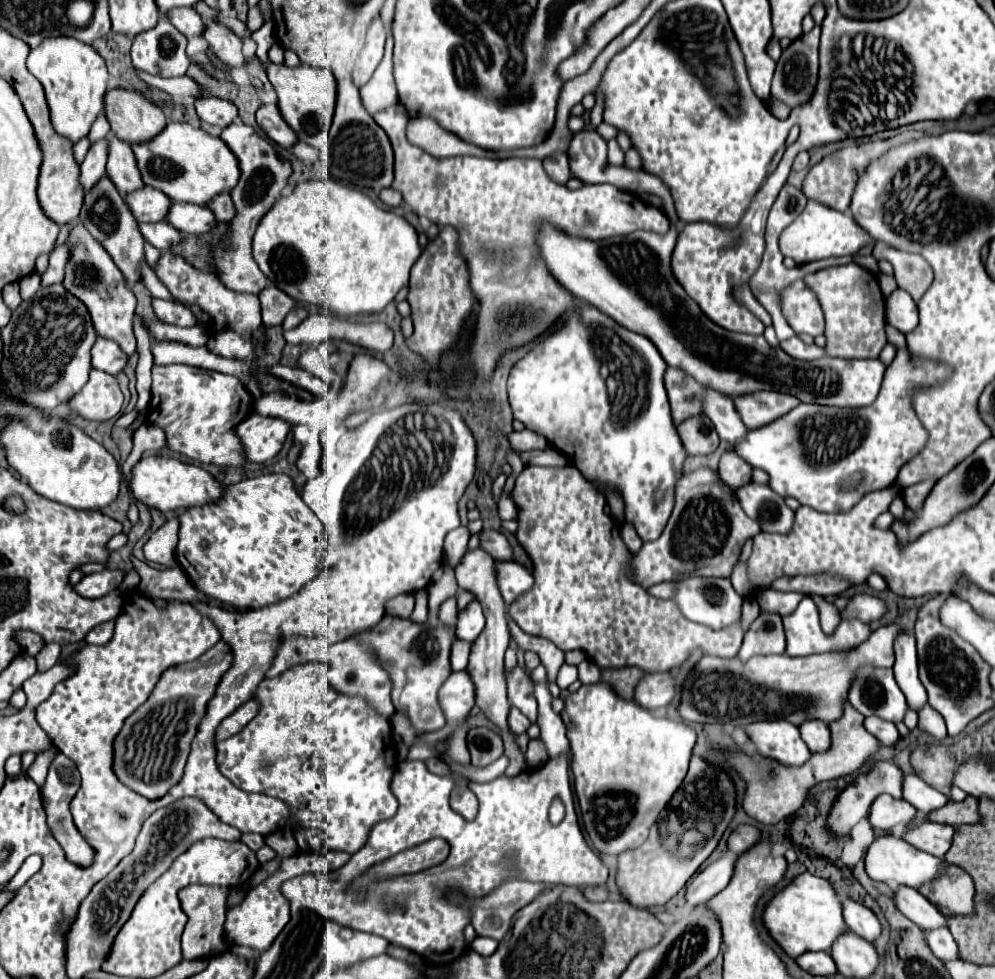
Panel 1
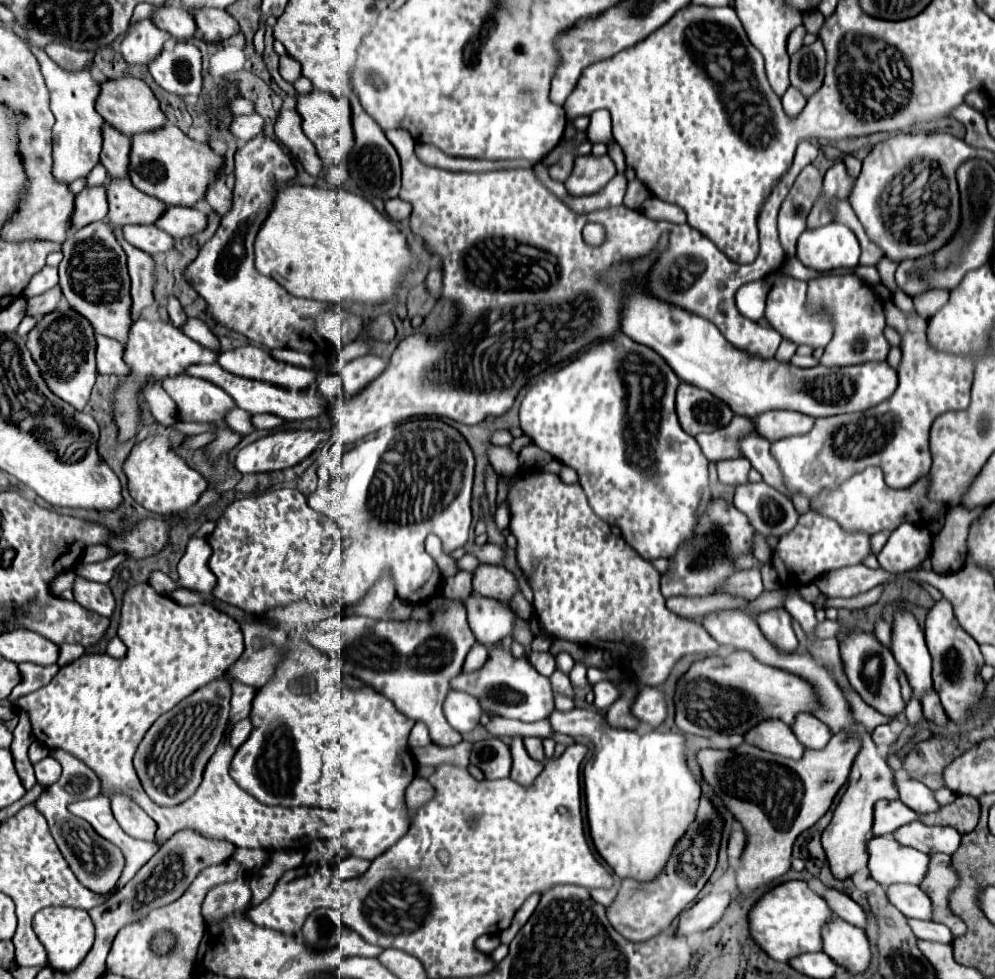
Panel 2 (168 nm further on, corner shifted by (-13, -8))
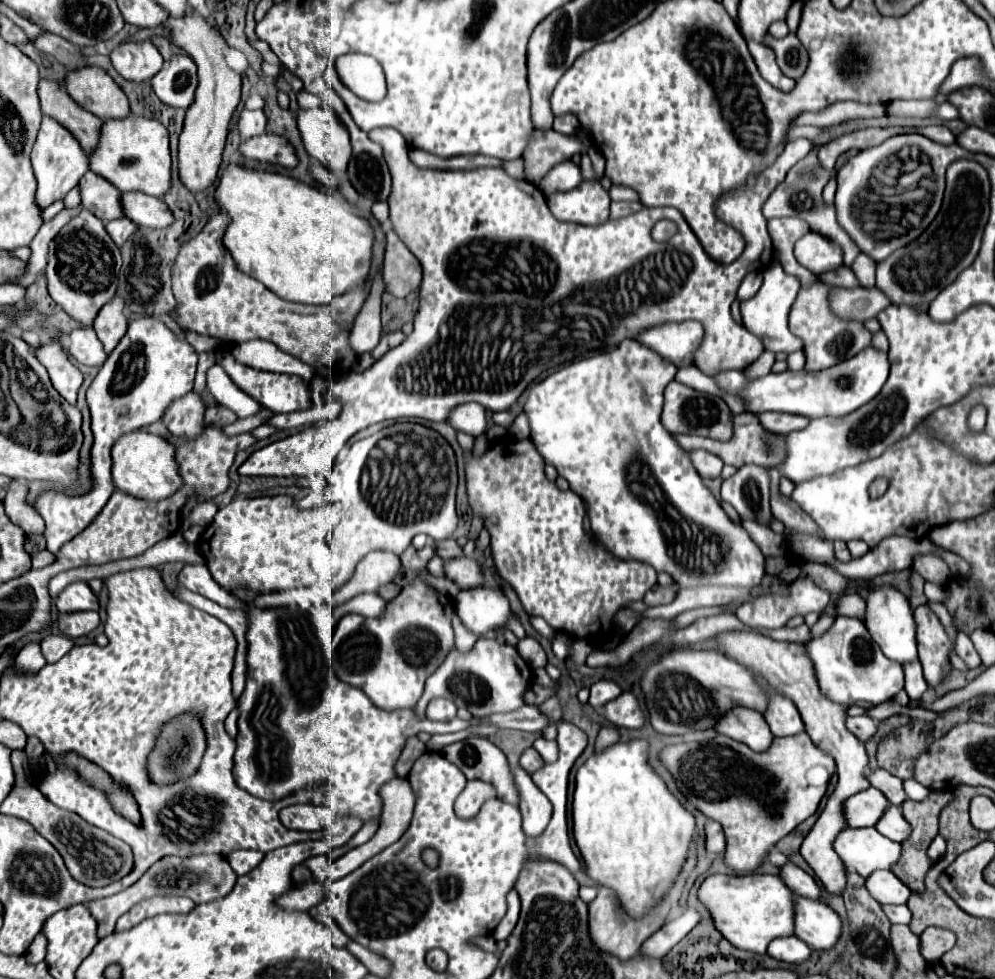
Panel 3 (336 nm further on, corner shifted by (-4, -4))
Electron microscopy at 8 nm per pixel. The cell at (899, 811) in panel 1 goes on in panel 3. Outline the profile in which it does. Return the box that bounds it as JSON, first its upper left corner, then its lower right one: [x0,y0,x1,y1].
[846,787,890,827]

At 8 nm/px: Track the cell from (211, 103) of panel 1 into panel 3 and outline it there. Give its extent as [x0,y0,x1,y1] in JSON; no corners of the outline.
[238,111,266,139]

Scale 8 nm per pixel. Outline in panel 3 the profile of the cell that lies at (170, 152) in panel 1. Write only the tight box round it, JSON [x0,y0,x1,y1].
[90,115,172,197]

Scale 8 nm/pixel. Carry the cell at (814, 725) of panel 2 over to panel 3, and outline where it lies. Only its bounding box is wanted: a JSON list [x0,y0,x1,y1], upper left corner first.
[764,689,804,737]

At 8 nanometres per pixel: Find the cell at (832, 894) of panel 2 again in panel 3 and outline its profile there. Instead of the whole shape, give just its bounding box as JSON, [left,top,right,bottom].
[780,863,822,901]

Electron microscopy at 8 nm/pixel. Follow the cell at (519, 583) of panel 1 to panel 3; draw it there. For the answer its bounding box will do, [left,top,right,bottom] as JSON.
[446,557,482,589]

